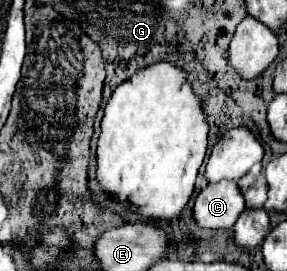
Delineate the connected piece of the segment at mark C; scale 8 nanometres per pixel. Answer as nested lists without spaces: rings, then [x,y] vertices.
[[[219,182],[203,188],[193,206],[193,218],[199,228],[231,230],[245,210],[245,200],[237,182]]]

